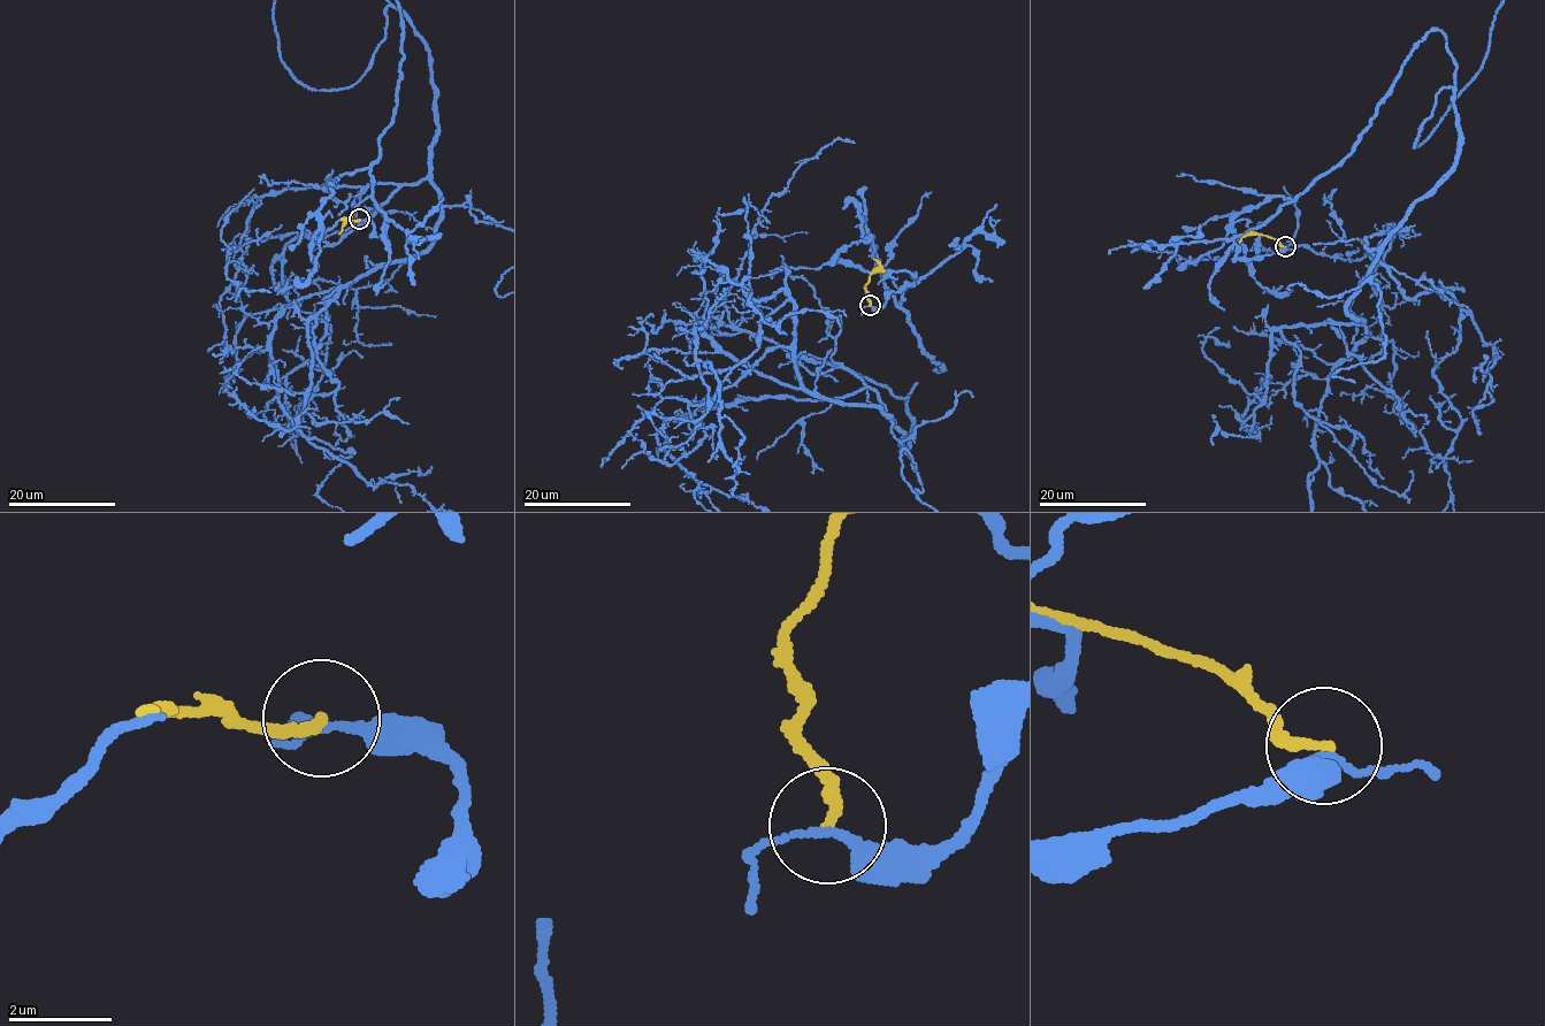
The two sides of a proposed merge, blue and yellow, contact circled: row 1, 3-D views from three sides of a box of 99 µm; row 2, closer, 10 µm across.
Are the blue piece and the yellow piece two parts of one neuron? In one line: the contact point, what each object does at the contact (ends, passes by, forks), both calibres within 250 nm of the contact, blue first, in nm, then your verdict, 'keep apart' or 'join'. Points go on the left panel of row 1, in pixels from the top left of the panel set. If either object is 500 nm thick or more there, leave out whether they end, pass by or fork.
(359, 219) | blue passes by | yellow ends | 160/240 nm | keep apart

